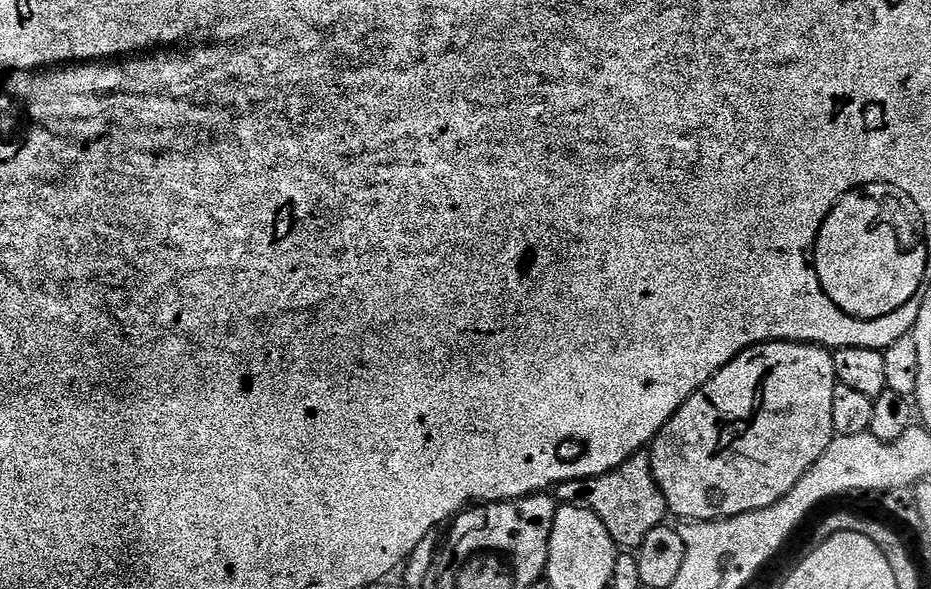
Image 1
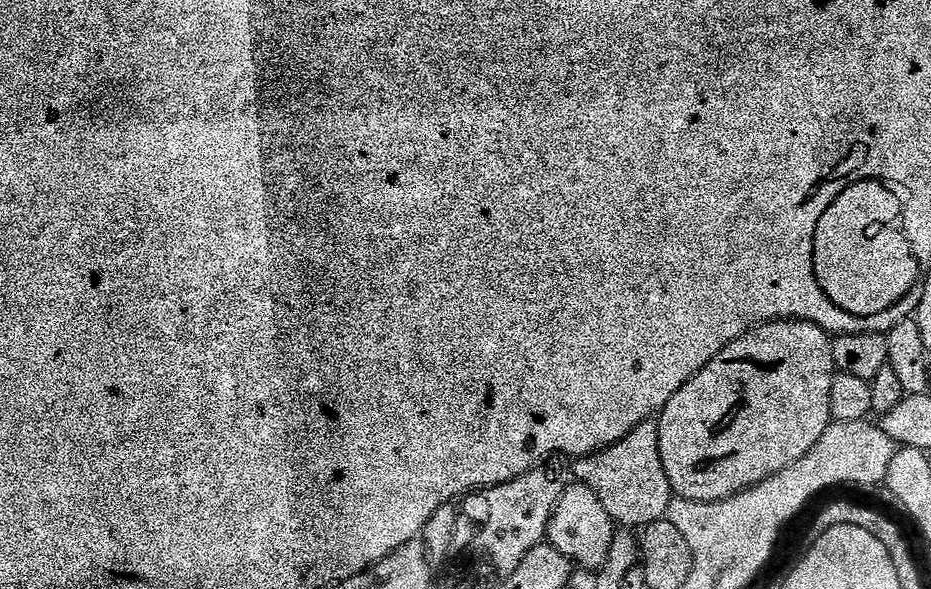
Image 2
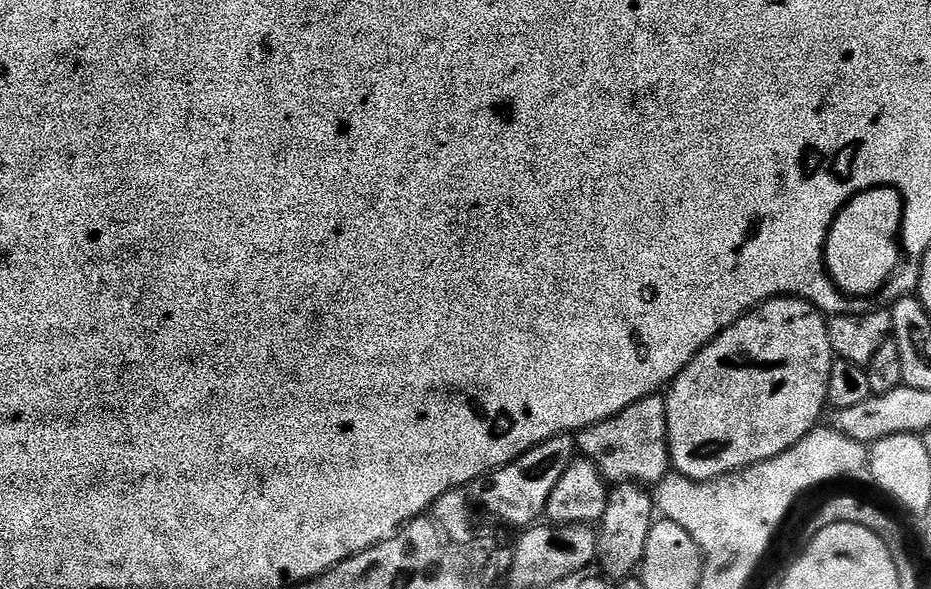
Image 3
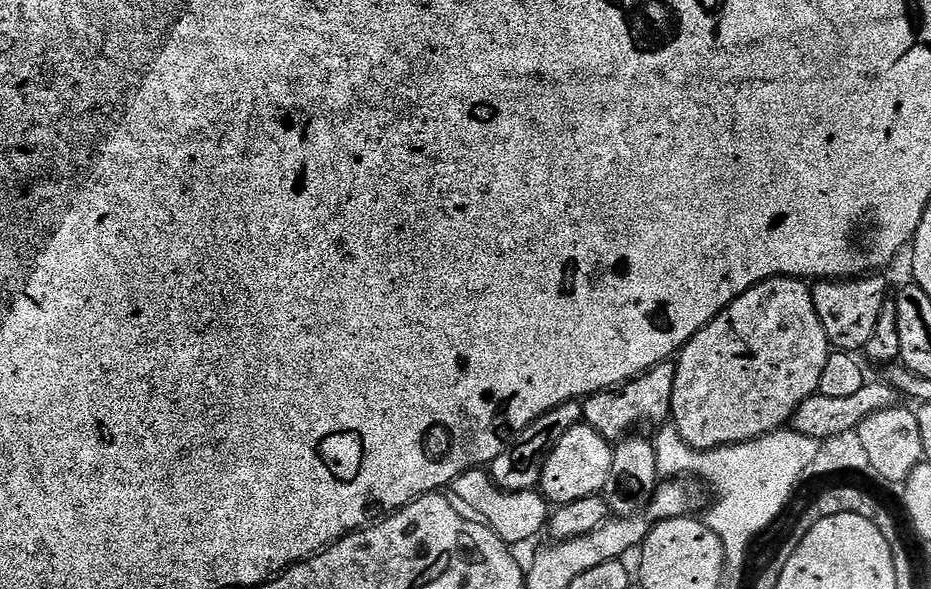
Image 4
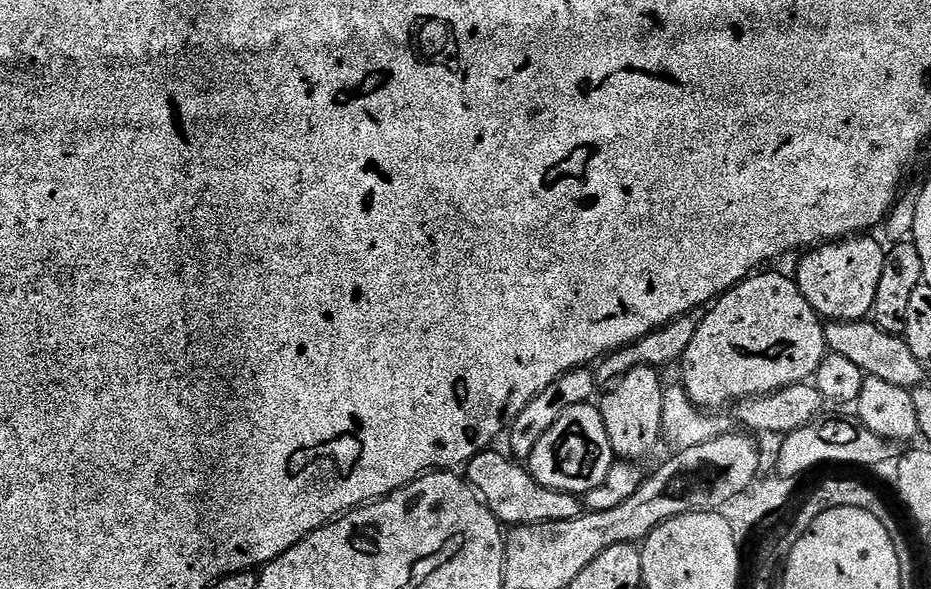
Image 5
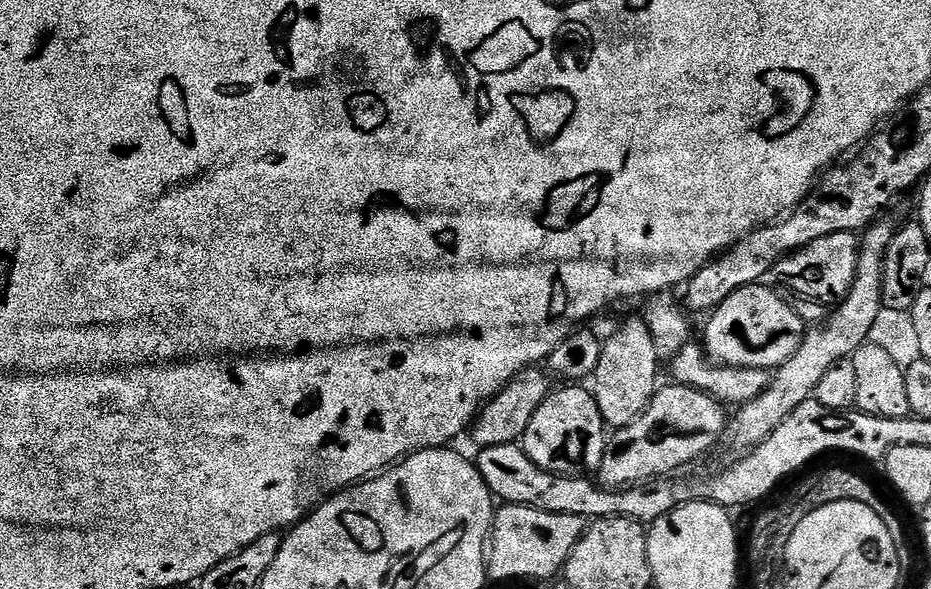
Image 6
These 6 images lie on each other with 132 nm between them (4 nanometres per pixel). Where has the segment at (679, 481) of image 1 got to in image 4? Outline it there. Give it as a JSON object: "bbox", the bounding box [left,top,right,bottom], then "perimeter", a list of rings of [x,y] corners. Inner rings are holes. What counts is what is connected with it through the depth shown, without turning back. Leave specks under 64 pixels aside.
{"bbox":[671,276,830,452],"perimeter":[[[775,276],[769,280],[764,280],[760,284],[754,285],[746,294],[742,294],[726,306],[712,321],[690,342],[685,348],[681,348],[678,359],[675,361],[676,377],[674,378],[674,394],[672,395],[672,414],[671,423],[675,424],[682,438],[692,448],[697,448],[705,452],[715,448],[725,448],[727,444],[741,444],[756,440],[760,436],[765,436],[771,432],[779,432],[791,421],[792,415],[798,410],[802,402],[806,402],[811,396],[817,395],[820,391],[822,382],[822,370],[826,370],[826,362],[830,355],[830,345],[828,335],[822,326],[822,318],[818,318],[818,310],[814,310],[814,298],[812,297],[811,287],[803,279],[795,276]]]}

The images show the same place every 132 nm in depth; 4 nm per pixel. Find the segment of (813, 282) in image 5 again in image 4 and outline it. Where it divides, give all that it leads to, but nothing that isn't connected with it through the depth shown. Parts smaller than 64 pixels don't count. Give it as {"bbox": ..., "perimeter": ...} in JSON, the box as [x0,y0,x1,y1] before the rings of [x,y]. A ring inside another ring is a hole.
{"bbox":[811,274,890,354],"perimeter":[[[865,274],[859,278],[822,280],[811,285],[814,310],[818,310],[818,318],[822,318],[833,349],[856,354],[875,341],[878,318],[890,300],[888,284],[880,276],[883,275]]]}

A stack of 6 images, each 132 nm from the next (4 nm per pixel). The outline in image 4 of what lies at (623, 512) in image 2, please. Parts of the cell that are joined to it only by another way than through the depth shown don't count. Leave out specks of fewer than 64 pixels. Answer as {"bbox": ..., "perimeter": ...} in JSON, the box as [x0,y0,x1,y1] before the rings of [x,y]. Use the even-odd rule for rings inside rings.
{"bbox":[583,362,675,442],"perimeter":[[[665,362],[654,366],[644,375],[628,381],[619,389],[618,394],[613,394],[611,391],[596,392],[583,401],[583,423],[590,425],[595,432],[602,434],[602,438],[606,438],[609,442],[623,441],[629,434],[640,430],[643,424],[663,425],[672,414],[675,377],[675,363]]]}

